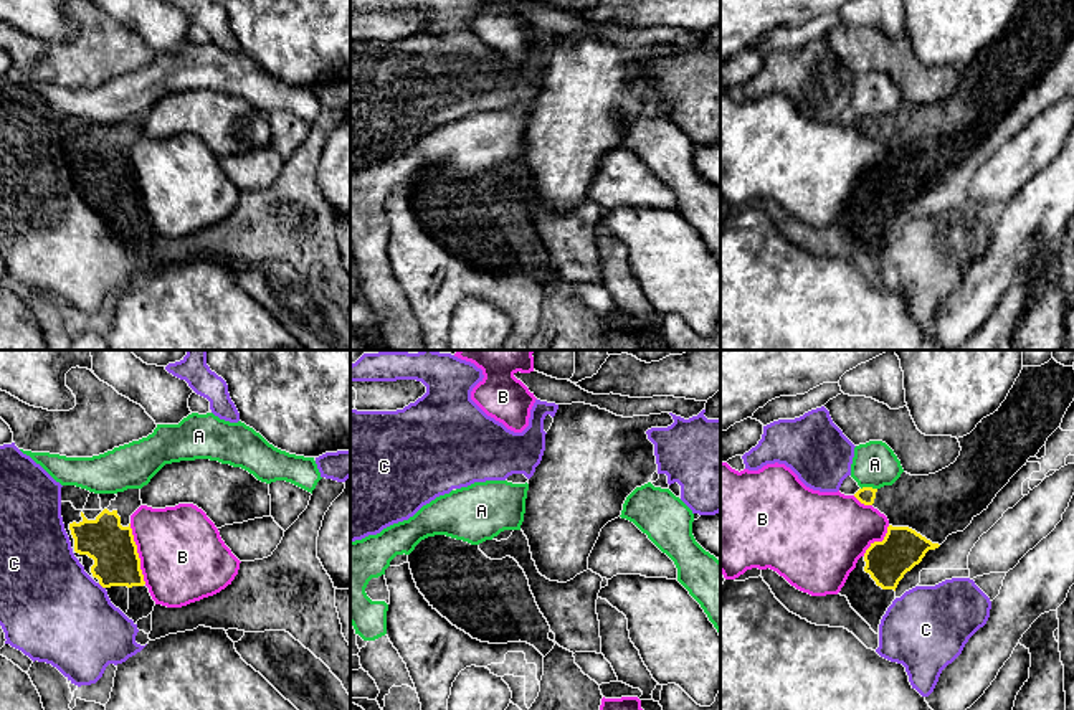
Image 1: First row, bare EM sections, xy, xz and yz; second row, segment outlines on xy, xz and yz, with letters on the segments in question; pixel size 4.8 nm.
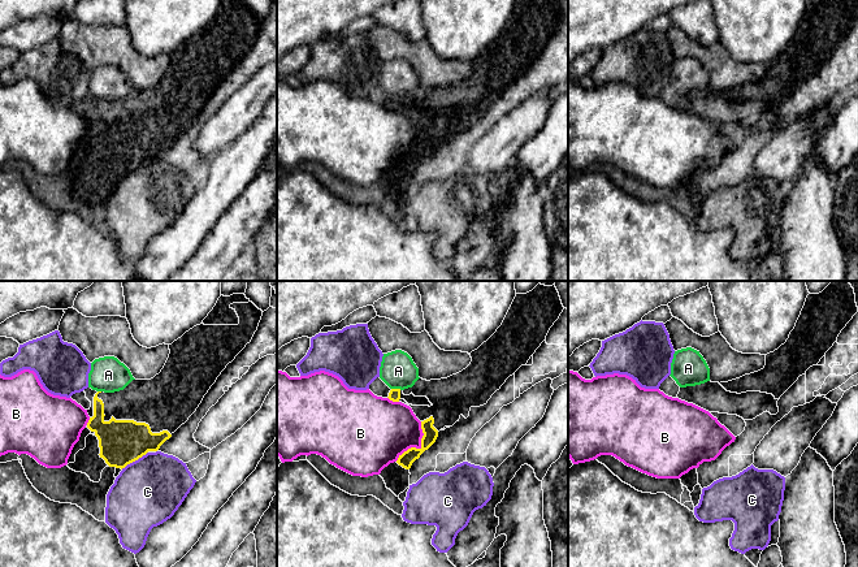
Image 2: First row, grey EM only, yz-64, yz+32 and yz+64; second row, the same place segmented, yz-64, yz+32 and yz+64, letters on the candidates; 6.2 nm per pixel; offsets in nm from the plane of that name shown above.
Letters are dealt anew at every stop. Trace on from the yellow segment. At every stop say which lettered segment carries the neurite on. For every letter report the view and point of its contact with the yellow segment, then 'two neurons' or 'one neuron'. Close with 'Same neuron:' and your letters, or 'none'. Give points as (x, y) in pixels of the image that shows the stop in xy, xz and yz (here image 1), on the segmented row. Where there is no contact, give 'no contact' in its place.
A: yz (868, 487) | two neurons
B: xy (137, 553) | two neurons
C: xy (101, 585) | two neurons
Same neuron: none

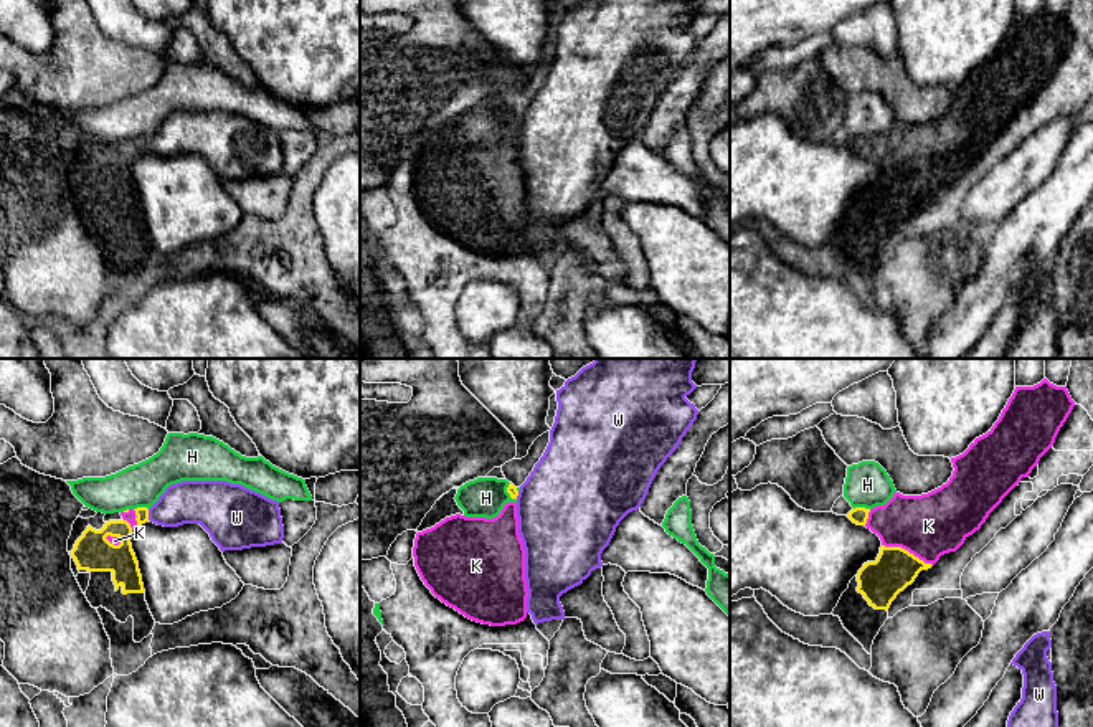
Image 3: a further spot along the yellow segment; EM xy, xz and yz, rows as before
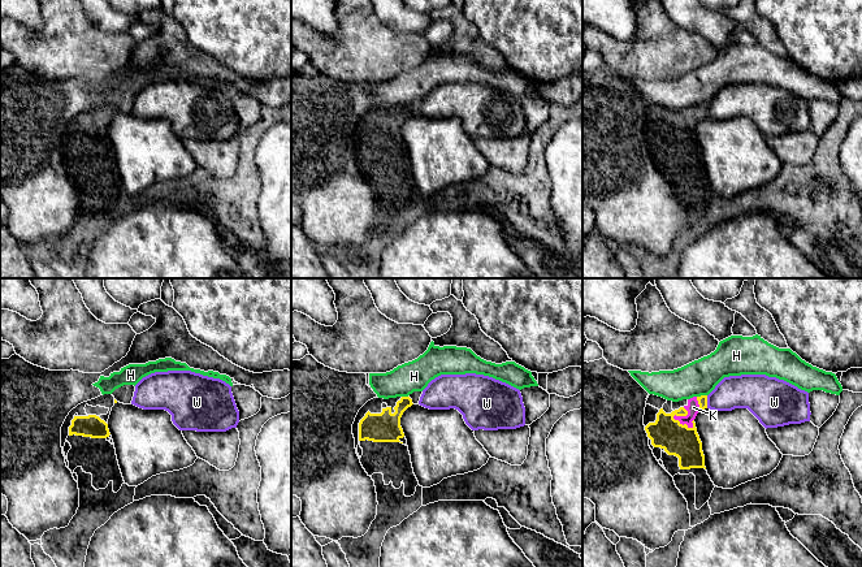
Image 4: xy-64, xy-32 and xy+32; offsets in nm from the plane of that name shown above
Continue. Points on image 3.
H: yz (861, 508) | two neurons
K: yz (907, 551) | one neuron
W: xy (147, 514) | two neurons
Same neuron: K

